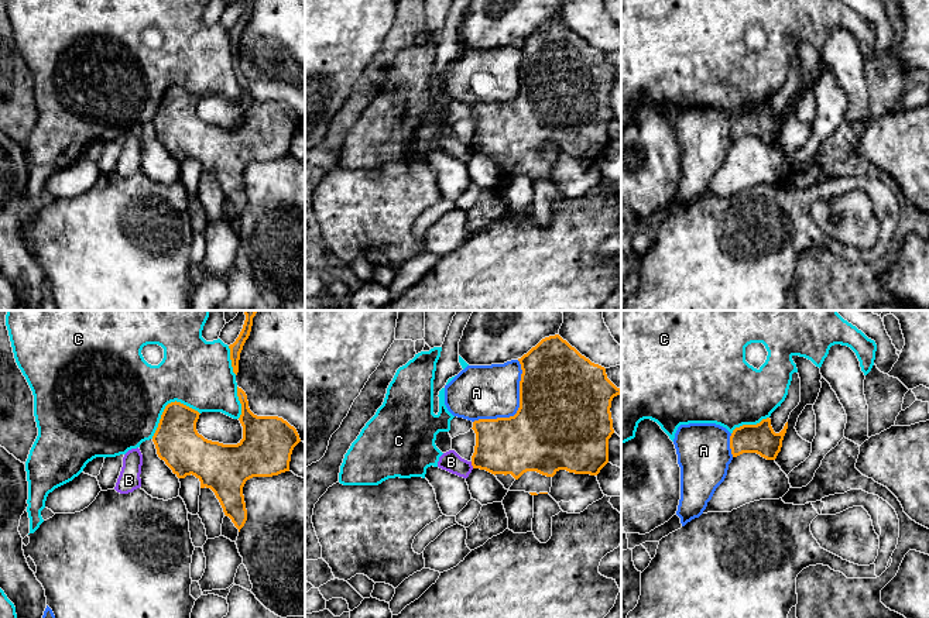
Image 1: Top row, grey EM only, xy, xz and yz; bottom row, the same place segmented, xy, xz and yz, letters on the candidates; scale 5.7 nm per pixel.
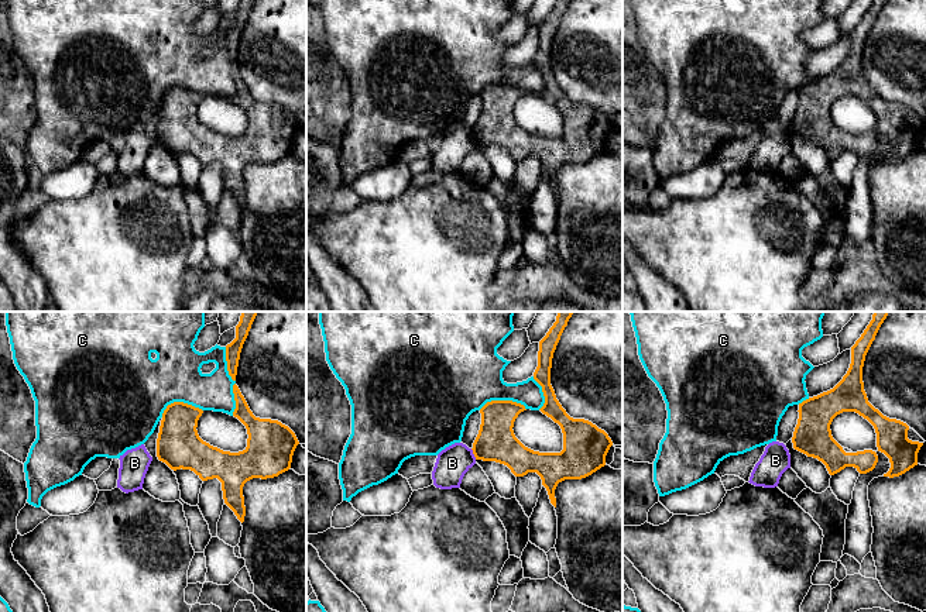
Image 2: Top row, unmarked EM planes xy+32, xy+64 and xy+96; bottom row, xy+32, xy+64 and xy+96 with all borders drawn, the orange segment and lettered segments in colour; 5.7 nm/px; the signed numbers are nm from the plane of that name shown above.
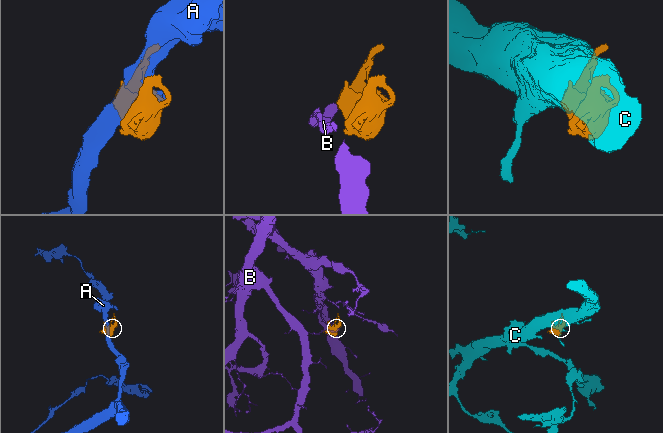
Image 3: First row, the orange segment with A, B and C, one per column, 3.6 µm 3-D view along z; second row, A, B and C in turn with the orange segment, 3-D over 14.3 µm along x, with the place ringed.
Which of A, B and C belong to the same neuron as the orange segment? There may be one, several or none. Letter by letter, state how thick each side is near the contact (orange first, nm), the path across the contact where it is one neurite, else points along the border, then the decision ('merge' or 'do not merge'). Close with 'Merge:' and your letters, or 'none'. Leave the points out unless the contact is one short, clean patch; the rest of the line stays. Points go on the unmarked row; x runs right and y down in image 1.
A: 500 nm thick on the orange side, 300 nm on the other; do not merge
B: 320 nm thick on the orange side, 120 nm on the other; border along xz (470, 146), (473, 151); do not merge
C: 260 nm thick on the orange side, 460 nm on the other; do not merge
Merge: none

